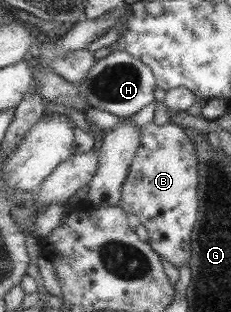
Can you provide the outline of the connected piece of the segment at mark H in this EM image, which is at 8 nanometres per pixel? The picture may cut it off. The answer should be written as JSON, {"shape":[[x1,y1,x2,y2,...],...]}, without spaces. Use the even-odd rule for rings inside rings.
{"shape":[[120,50,99,60,79,83,79,95,86,103,100,111,106,111,117,117,127,118,138,114,144,106,156,101,157,78,154,71,132,54]]}

